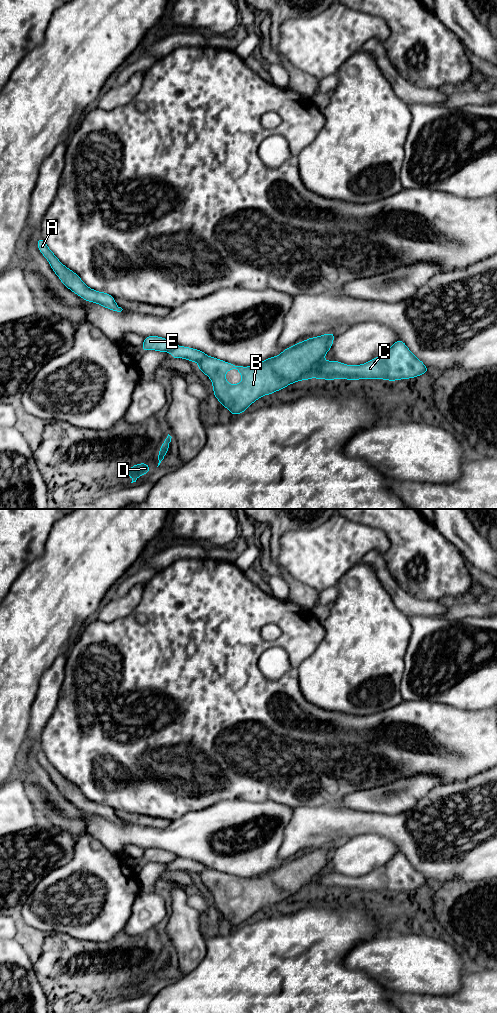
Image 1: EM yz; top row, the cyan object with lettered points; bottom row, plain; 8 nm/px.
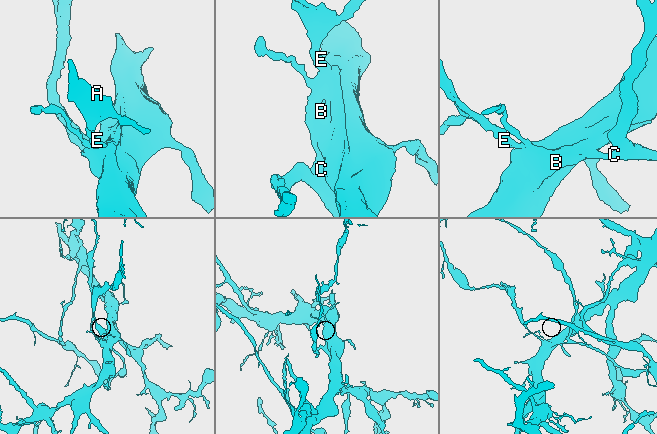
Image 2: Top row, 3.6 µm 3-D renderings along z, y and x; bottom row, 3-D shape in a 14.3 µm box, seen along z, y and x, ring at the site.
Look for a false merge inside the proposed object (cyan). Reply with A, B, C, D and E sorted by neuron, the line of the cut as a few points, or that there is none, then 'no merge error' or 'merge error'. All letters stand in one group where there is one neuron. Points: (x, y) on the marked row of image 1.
A B D E / C; cut in yz along (322, 360), (315, 367), (312, 376); merge error

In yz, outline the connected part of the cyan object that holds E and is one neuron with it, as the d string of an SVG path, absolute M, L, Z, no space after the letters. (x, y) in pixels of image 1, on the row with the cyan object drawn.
M147 336L144 337L144 343L141 347L141 350L143 352L149 350L156 350L168 353L170 351L173 351L176 347L177 345L171 340L159 336Z

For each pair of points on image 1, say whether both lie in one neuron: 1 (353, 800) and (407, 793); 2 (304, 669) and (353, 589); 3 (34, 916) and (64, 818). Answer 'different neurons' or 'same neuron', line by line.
1: same neuron
2: same neuron
3: different neurons

